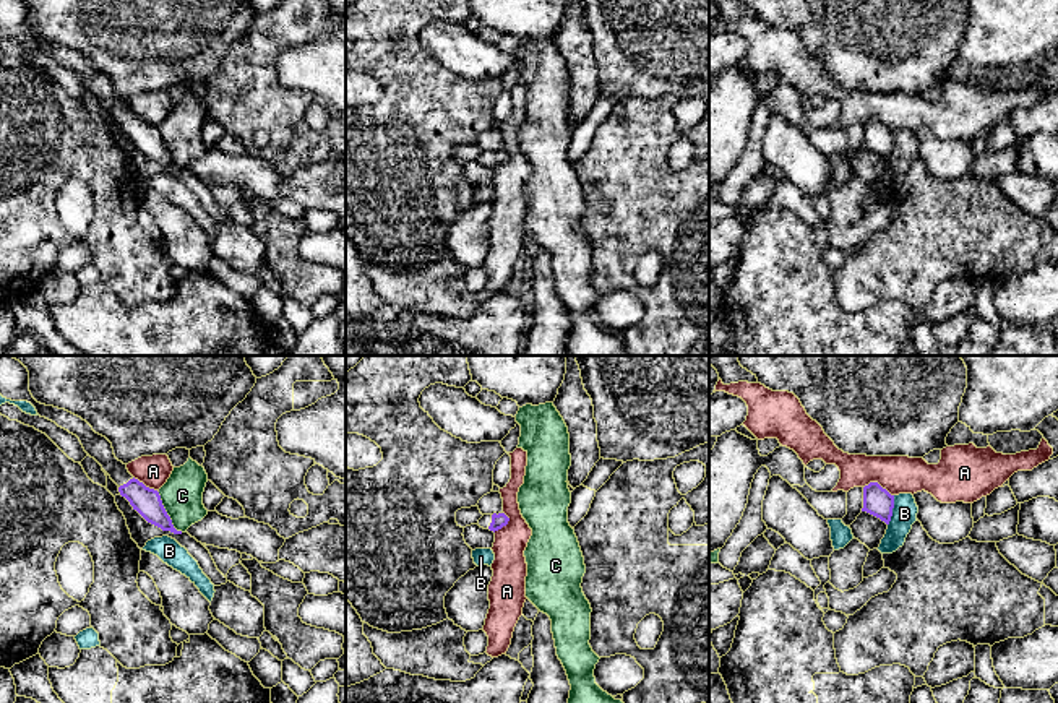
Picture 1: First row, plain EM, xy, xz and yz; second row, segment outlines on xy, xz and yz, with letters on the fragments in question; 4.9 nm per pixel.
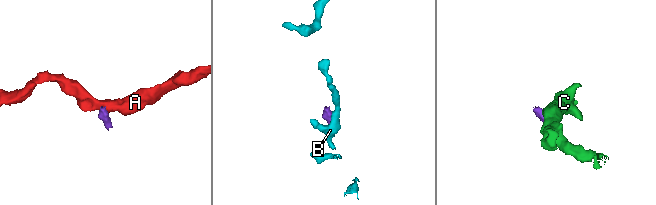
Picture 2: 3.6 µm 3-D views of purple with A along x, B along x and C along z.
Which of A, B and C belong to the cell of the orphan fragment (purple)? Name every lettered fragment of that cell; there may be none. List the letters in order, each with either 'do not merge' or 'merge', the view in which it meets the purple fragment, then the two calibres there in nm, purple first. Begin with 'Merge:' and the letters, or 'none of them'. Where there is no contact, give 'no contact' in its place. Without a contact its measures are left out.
Merge: none of them
A: do not merge; meets purple in yz; 140 nm thick on the purple side, 190 nm on the other
B: do not merge; meets purple in yz; 140 nm thick on the purple side, 130 nm on the other
C: do not merge; meets purple in xy; 140 nm thick on the purple side, 200 nm on the other

